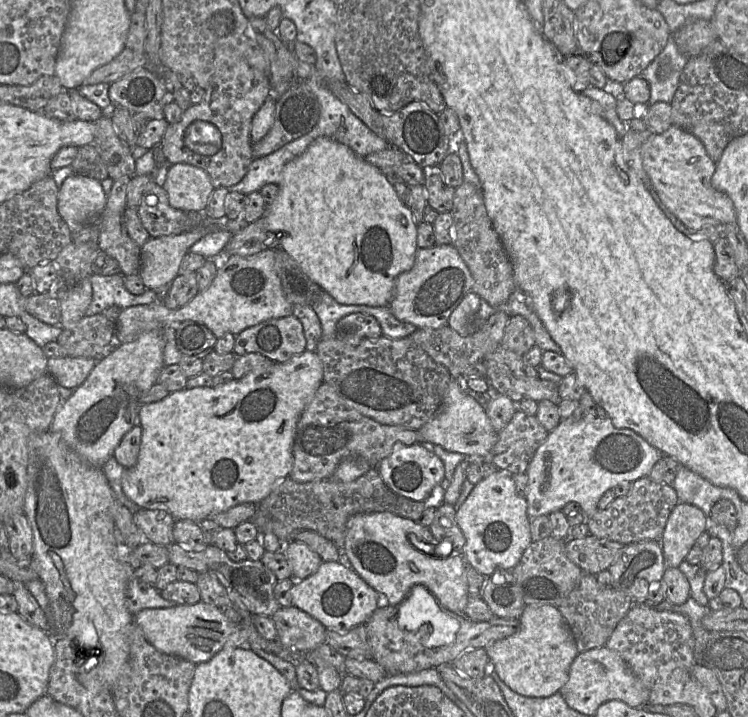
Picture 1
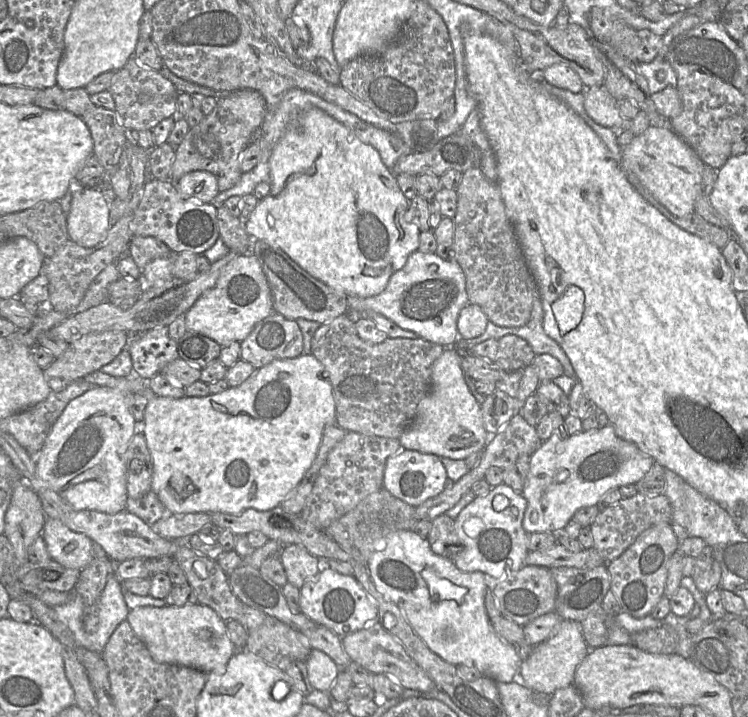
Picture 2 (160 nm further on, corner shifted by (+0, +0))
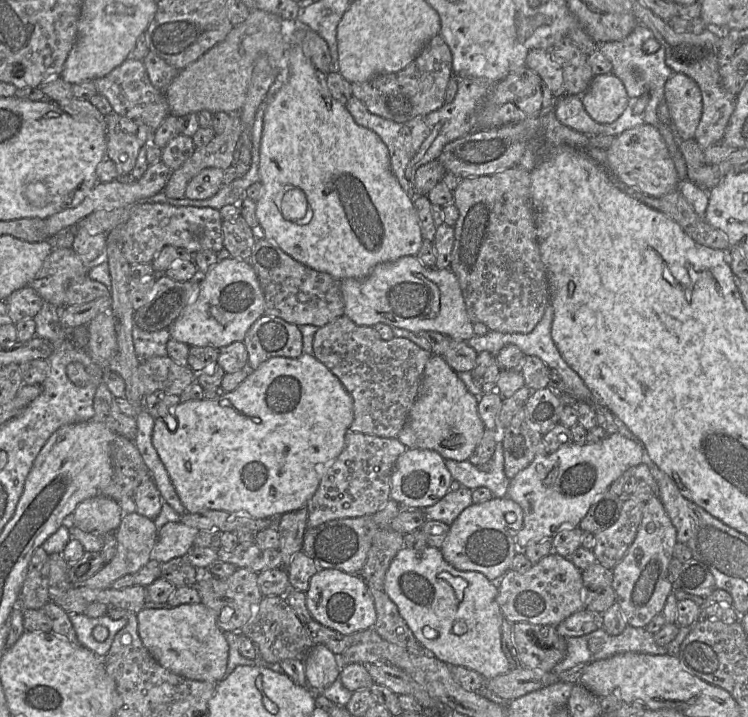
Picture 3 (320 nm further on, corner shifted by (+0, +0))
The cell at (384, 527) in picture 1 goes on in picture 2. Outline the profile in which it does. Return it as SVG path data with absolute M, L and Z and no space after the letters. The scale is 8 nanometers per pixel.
M397 530L378 543L366 567L376 590L394 603L430 650L453 665L466 664L495 682L510 683L518 679L522 659L515 647L501 639L494 630L485 608L486 576L483 572L464 572L447 556L435 554L427 538L412 530Z

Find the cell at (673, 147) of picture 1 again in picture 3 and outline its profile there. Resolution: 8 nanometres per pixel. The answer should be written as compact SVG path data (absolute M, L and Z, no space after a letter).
M643 122L632 123L615 136L606 150L607 168L630 188L652 197L662 197L675 190L679 177L667 145L660 132Z

